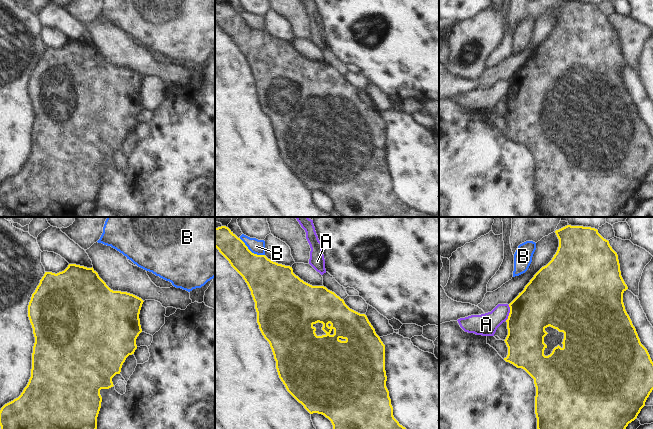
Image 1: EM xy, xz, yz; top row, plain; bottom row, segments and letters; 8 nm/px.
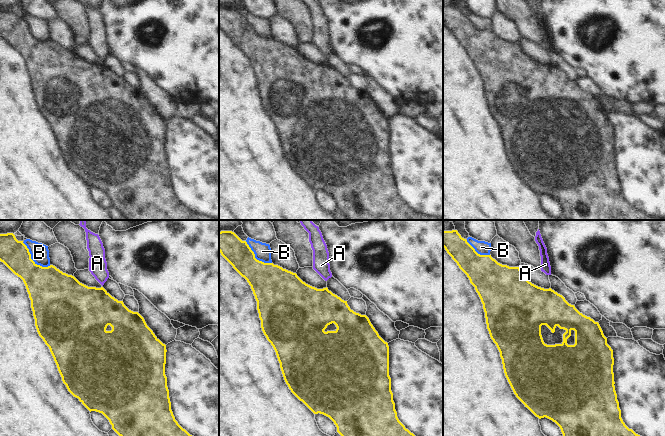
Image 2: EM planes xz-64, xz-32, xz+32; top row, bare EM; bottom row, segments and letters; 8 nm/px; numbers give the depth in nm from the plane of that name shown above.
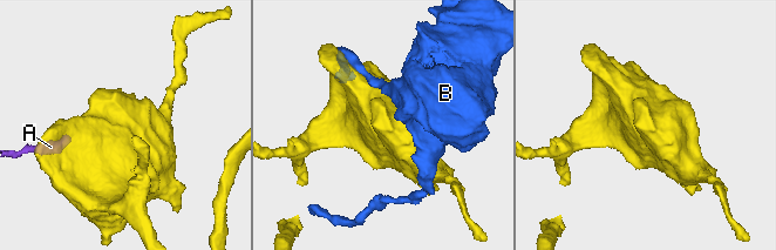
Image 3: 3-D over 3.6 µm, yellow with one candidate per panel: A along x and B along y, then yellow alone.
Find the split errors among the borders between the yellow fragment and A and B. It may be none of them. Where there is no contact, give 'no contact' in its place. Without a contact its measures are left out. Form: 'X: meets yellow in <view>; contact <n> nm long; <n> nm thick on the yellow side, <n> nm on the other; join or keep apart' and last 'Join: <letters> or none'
A: meets yellow in yz; contact 130 nm long; 360 nm thick on the yellow side, 180 nm on the other; keep apart
B: meets yellow in xz; contact 240 nm long; 300 nm thick on the yellow side, 120 nm on the other; keep apart
Join: none

